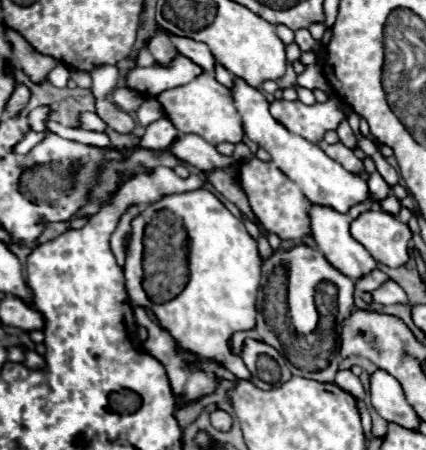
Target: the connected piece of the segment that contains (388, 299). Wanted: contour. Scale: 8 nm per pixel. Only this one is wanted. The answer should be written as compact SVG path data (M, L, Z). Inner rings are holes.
M386 281L382 287L378 287L376 291L372 291L372 299L376 303L384 303L384 305L392 305L392 303L404 303L404 305L408 305L406 293L394 281Z

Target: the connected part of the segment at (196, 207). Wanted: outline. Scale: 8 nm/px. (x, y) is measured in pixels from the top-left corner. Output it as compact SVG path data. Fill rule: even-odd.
M198 189L188 193L167 195L162 201L146 205L144 211L136 215L130 225L132 239L126 247L124 276L131 305L150 309L156 315L158 323L166 331L170 331L170 335L178 341L182 349L208 361L220 361L238 379L252 381L252 375L248 373L244 361L232 355L228 347L228 341L236 331L250 331L256 325L256 289L260 287L260 255L258 243L248 235L244 223L238 217L234 217L214 193ZM161 209L169 209L178 217L182 217L188 234L188 285L184 293L180 293L176 301L168 301L168 305L152 303L149 297L146 297L142 285L144 225Z

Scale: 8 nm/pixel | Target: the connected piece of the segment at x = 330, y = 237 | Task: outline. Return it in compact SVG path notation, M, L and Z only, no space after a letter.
M312 205L310 217L312 217L312 237L314 237L320 253L324 253L326 261L334 269L340 269L340 273L344 273L350 279L366 277L370 271L376 269L376 261L372 259L372 255L350 235L350 219L346 215L334 211L330 207Z

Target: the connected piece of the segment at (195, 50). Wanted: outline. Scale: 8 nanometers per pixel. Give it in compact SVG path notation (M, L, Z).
M170 35L170 39L172 39L172 43L176 45L176 49L178 49L184 57L188 57L192 63L200 65L200 67L202 67L204 71L208 71L208 73L214 71L216 59L212 57L208 45L198 43L198 41L192 41L192 39L186 39L186 37L176 37L176 35Z

